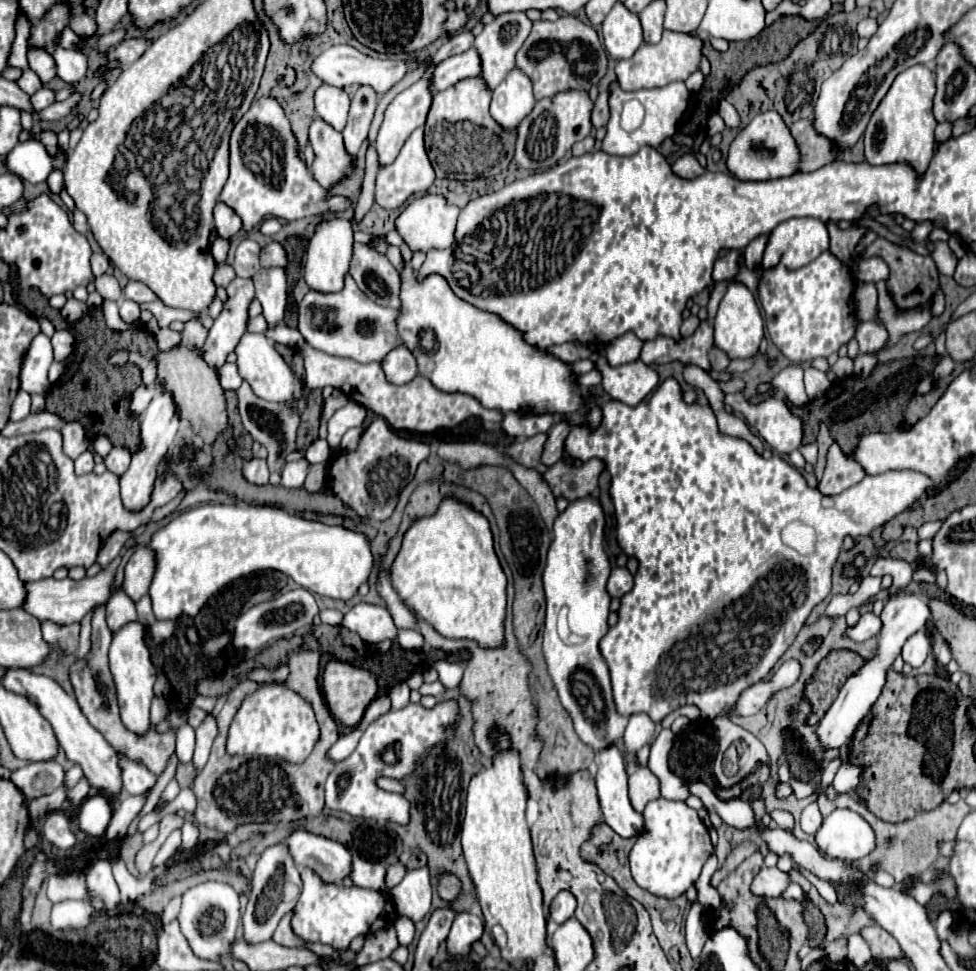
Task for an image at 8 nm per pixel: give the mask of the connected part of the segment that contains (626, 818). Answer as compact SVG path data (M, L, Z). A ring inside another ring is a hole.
M613 745L613 747L605 747L601 751L595 753L595 763L597 763L597 775L595 775L595 785L597 785L597 793L599 793L599 803L601 803L601 813L605 823L617 831L621 837L633 837L637 833L641 833L643 827L643 819L641 813L633 811L633 805L629 801L627 795L627 767L625 767L625 759L623 759L623 751Z

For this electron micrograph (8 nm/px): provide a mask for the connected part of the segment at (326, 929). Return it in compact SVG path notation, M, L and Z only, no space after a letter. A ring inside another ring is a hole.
M301 869L303 891L295 905L295 915L291 919L293 933L305 943L325 943L335 949L347 949L355 937L365 937L377 929L389 925L395 919L395 909L381 891L369 891L361 887L329 885L323 883L311 869Z

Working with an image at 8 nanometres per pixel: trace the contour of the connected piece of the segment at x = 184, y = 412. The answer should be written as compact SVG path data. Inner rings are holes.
M173 347L171 351L161 353L159 357L159 377L165 381L165 389L175 395L179 415L191 421L195 435L199 435L205 445L211 445L217 439L217 435L227 427L225 393L219 385L217 371L203 361L199 351Z

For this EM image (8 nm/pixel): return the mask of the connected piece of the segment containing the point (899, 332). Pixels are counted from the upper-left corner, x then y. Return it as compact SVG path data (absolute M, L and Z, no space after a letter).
M883 281L877 283L877 289L879 289L877 319L889 333L883 349L893 347L907 333L921 331L931 321L931 305L929 305L929 311L897 311L897 307L893 307L893 299L885 291Z

